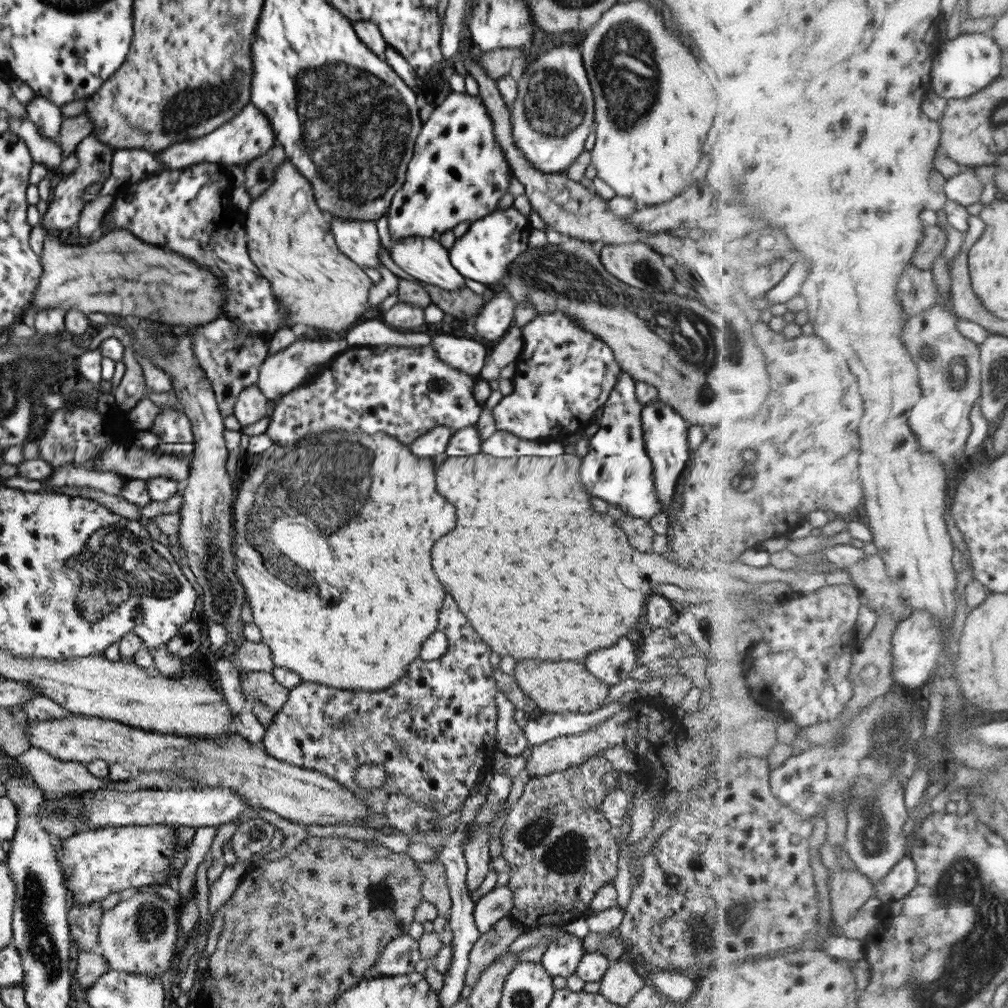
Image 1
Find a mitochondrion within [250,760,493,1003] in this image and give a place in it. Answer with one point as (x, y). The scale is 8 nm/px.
(382, 896)

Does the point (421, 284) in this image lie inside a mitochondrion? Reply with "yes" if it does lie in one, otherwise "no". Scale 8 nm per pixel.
no

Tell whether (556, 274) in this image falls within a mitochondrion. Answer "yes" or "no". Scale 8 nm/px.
yes

